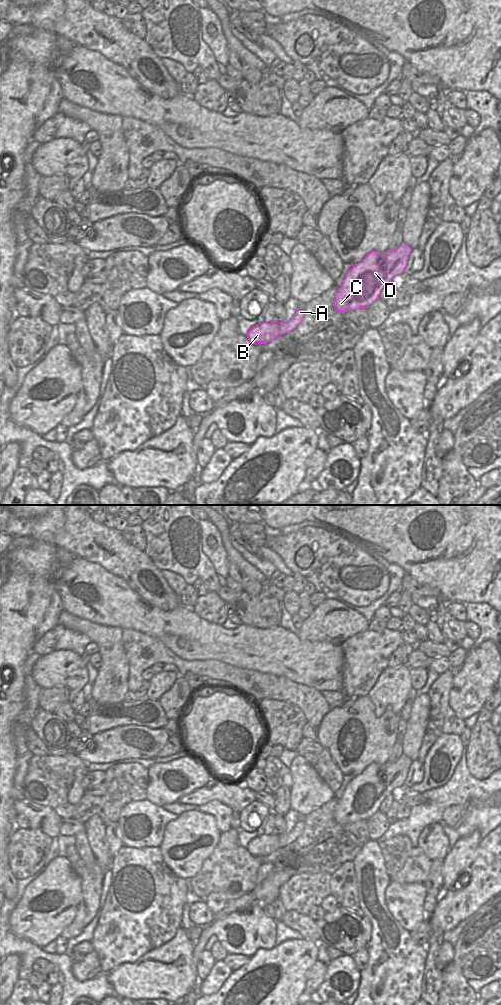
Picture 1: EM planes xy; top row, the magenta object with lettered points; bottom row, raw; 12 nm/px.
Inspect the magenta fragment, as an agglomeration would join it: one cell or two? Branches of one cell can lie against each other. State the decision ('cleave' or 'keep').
keep

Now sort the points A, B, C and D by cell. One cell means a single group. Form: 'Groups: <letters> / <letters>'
Groups: A B C D.

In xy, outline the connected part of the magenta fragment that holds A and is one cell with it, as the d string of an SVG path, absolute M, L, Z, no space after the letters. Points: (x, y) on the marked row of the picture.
M299 308L292 319L285 322L273 320L270 323L262 322L253 326L247 333L248 340L253 344L267 344L273 339L283 336L286 333L294 330L302 321L304 309Z

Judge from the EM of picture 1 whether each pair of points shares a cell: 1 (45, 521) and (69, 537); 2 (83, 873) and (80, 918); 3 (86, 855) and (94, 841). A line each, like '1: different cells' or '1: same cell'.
1: different cells
2: same cell
3: different cells

